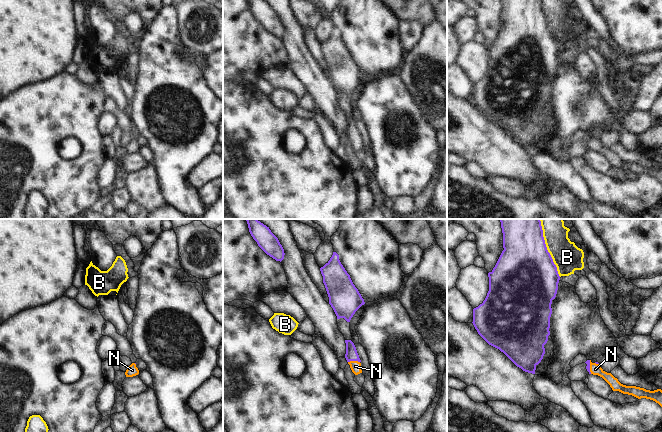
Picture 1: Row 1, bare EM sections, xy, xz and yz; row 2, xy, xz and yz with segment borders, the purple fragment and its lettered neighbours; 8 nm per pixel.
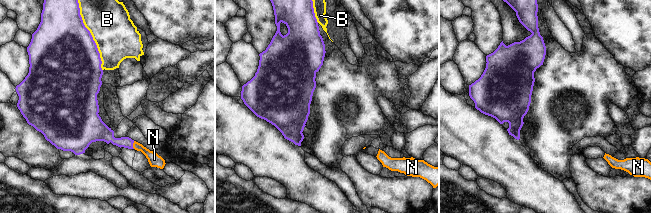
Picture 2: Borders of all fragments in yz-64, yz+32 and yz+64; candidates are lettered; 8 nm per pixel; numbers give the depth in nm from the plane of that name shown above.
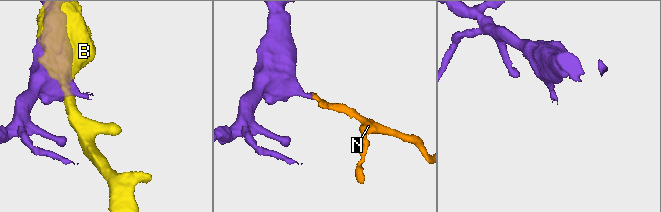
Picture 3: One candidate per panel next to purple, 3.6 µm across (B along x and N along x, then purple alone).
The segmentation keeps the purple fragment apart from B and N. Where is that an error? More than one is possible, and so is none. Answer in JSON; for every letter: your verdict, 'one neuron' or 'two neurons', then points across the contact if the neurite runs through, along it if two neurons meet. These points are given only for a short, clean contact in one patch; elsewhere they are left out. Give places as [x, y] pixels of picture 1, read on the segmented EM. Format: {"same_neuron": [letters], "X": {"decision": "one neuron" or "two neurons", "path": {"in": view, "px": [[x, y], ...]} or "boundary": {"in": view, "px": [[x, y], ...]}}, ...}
{"same_neuron": ["N"], "B": {"decision": "two neurons"}, "N": {"decision": "one neuron", "path": {"in": "xz", "px": [[351, 354], [353, 360], [355, 366]]}}}

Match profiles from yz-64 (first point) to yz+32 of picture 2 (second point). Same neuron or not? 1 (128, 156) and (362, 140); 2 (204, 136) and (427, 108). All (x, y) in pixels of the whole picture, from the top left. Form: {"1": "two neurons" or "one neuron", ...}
{"1": "two neurons", "2": "one neuron"}

